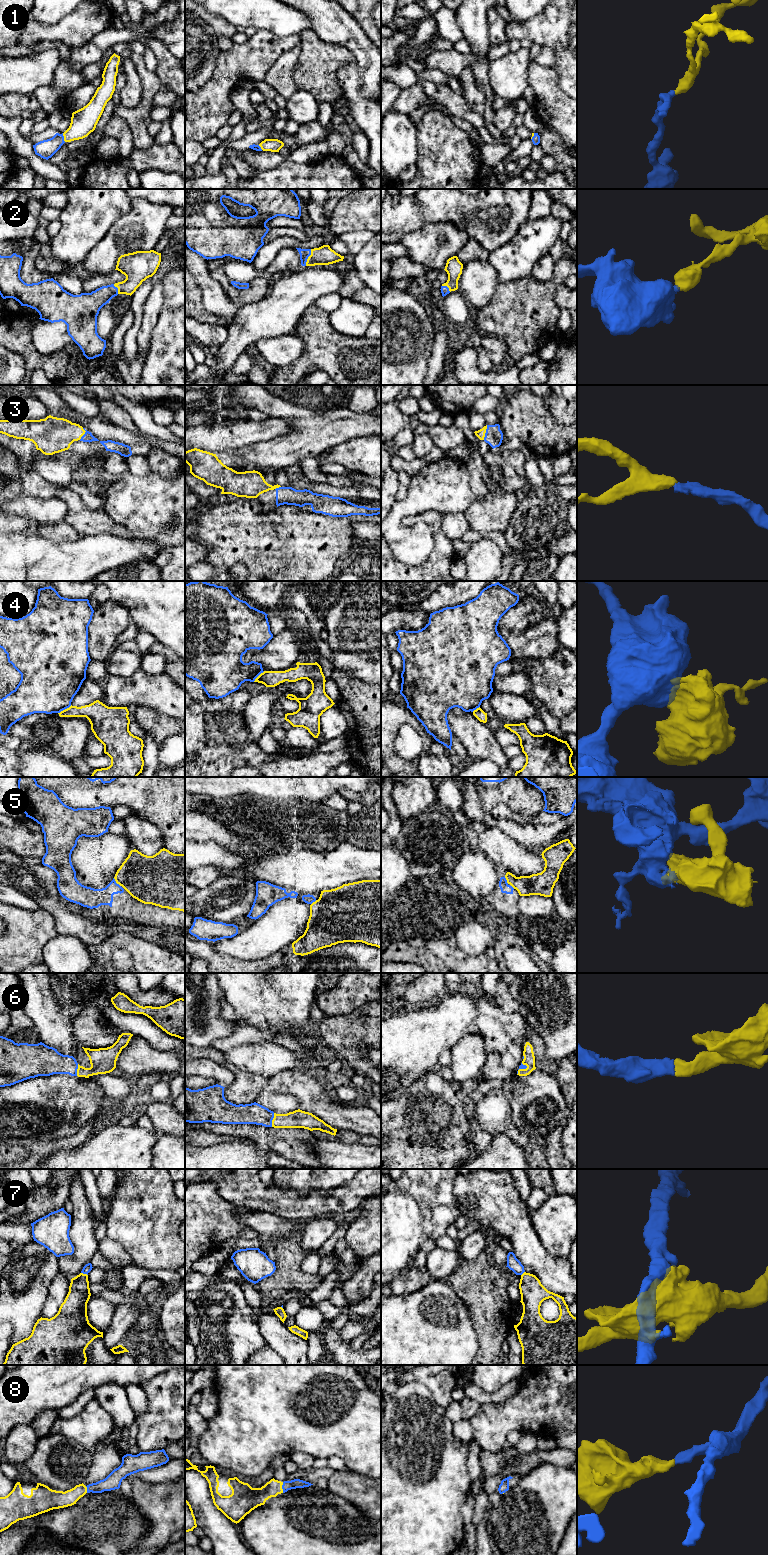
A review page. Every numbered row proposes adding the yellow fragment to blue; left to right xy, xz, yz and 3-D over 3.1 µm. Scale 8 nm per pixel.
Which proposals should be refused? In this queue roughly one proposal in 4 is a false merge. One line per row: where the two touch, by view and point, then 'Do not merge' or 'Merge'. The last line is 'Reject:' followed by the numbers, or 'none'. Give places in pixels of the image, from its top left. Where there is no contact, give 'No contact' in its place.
1: Touches blue at xy (63, 137). Merge
2: Touches blue at xz (308, 256). Merge
3: Touches blue at yz (486, 432). Merge
4: Touches blue at xy (64, 709). Do not merge
5: Touches blue at xy (115, 882). Do not merge
6: Touches blue at xz (272, 1119). Merge
7: Touches blue at xy (84, 1273). Do not merge
8: Touches blue at xz (282, 1487). Merge
Reject: 4, 5, 7

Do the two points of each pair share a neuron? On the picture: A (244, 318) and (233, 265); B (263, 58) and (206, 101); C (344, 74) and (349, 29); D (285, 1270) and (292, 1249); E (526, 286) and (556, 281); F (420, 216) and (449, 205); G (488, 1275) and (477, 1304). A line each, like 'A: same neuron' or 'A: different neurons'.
A: different neurons
B: same neuron
C: same neuron
D: same neuron
E: same neuron
F: same neuron
G: same neuron

